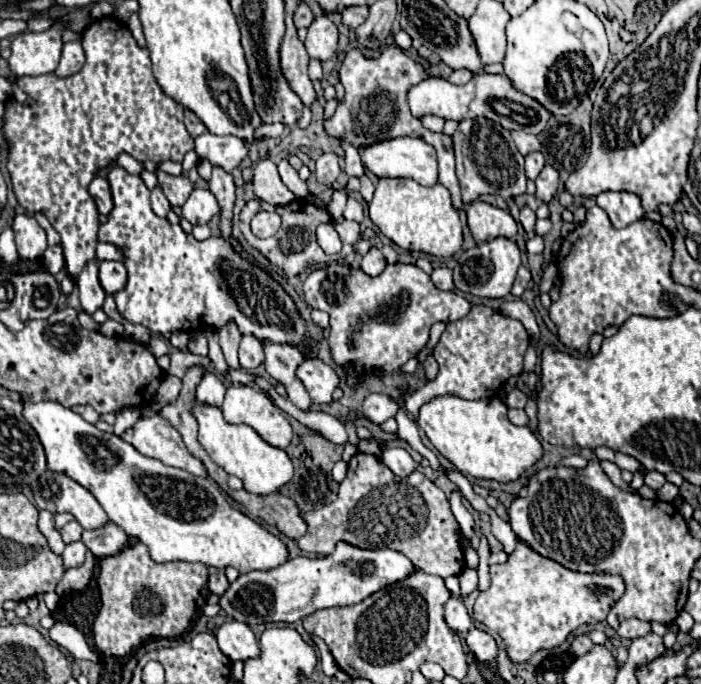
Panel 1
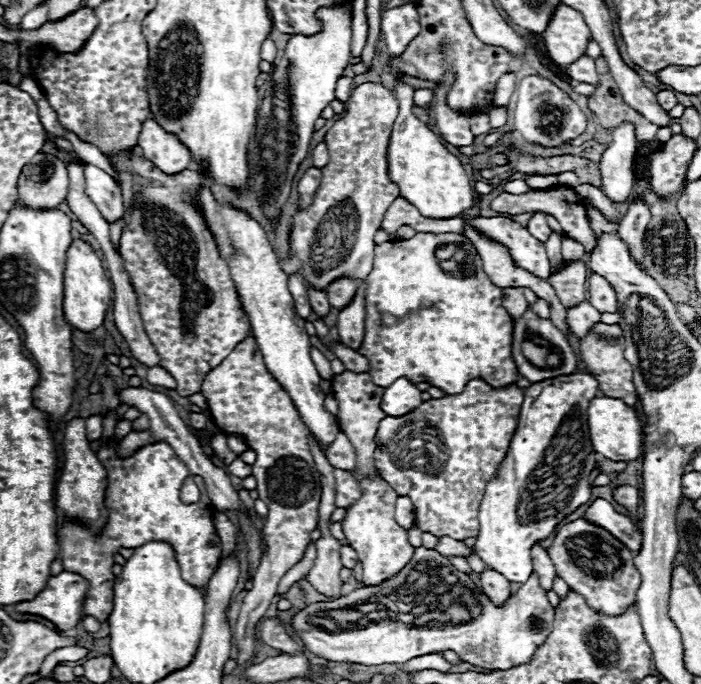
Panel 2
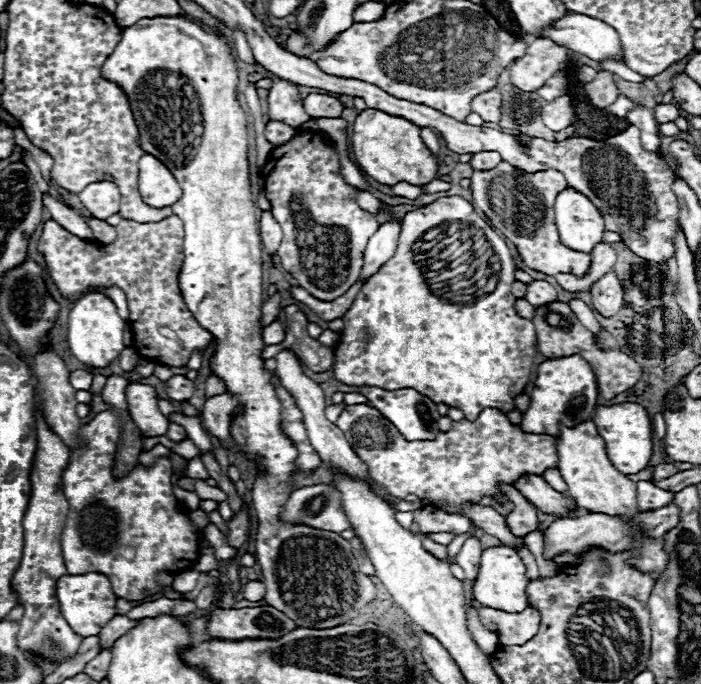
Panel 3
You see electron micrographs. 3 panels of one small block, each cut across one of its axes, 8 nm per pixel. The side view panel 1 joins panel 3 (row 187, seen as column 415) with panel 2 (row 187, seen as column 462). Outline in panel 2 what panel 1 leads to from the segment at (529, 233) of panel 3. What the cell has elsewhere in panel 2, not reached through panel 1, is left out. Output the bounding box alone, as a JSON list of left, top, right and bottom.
[492,186,594,252]

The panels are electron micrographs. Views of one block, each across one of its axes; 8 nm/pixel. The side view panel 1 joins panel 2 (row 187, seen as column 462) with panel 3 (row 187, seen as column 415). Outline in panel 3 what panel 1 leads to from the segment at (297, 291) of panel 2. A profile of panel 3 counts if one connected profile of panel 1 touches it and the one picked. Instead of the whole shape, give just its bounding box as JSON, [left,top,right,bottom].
[392,184,422,200]

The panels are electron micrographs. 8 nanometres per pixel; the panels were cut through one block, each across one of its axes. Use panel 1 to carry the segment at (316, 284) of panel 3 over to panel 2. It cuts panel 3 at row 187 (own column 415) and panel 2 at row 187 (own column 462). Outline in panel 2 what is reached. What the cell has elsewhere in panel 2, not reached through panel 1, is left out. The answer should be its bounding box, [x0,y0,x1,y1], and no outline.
[298,168,320,206]

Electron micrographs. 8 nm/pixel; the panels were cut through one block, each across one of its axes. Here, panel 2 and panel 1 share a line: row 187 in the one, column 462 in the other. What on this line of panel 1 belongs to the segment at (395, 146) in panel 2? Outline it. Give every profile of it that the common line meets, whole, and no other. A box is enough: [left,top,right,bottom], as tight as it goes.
[416,394,542,482]

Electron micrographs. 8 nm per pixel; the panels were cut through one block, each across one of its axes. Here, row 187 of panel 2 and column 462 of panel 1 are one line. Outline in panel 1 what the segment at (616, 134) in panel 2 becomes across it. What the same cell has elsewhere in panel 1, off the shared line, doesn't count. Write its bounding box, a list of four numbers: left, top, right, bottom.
[444,596,472,634]

